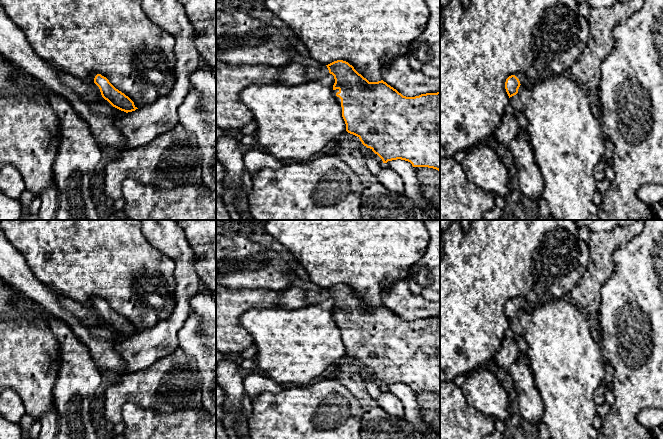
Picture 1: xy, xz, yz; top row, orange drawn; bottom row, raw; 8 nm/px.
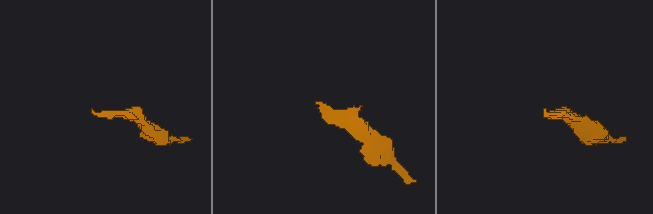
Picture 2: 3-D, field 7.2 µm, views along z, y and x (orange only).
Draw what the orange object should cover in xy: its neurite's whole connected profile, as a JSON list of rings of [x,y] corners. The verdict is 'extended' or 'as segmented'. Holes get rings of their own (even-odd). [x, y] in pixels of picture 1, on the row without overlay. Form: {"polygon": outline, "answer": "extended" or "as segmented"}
{"polygon": [[[58,294],[57,299],[58,304],[66,312],[71,313],[85,326],[111,328],[113,331],[126,337],[138,333],[128,320],[116,313],[109,304],[101,298],[95,300],[93,307],[86,307],[62,294]]], "answer": "extended"}

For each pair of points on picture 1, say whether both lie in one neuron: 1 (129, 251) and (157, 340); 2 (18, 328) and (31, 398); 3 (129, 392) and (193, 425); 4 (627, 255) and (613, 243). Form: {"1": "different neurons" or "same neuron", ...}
{"1": "different neurons", "2": "same neuron", "3": "different neurons", "4": "different neurons"}

